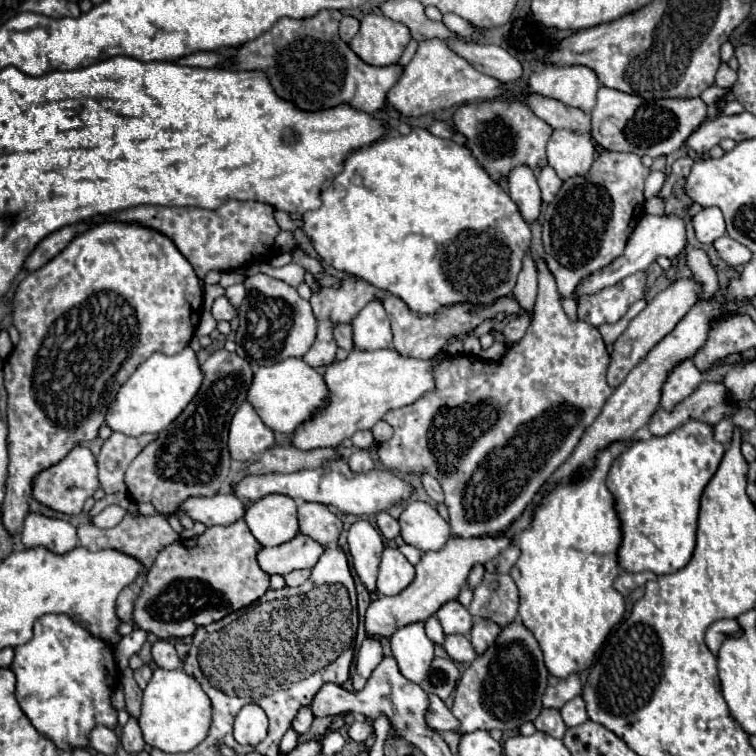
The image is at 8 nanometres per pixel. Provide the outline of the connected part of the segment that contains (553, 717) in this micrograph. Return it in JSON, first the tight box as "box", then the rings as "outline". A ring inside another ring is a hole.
{"box":[535,710,567,738],"outline":[[[543,710],[535,720],[535,728],[539,732],[545,732],[545,734],[553,736],[553,738],[561,738],[565,734],[565,730],[567,730],[559,710]]]}

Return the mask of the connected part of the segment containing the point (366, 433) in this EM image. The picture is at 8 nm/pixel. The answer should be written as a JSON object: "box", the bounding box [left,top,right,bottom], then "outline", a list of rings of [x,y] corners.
{"box":[351,430,375,450],"outline":[[[361,430],[361,432],[355,432],[353,438],[351,438],[353,446],[355,448],[363,448],[363,450],[369,450],[375,446],[375,438],[371,434],[371,430]]]}

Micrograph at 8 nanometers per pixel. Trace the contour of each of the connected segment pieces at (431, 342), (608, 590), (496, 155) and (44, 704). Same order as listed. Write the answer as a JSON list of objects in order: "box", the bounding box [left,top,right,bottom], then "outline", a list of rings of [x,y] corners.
[{"box":[383,296,521,358],"outline":[[[385,296],[383,298],[383,306],[385,312],[389,314],[391,320],[391,328],[393,328],[393,348],[405,356],[405,358],[433,358],[435,354],[439,354],[447,340],[459,334],[469,332],[471,328],[479,326],[485,320],[491,320],[497,312],[507,312],[507,314],[517,314],[521,310],[521,306],[511,298],[501,298],[491,306],[473,306],[473,304],[455,304],[455,306],[445,306],[441,308],[437,314],[433,316],[419,316],[415,312],[411,312],[407,308],[407,304],[395,296]]]},{"box":[511,442,625,678],"outline":[[[615,442],[603,452],[599,452],[597,466],[587,478],[579,478],[567,486],[557,486],[537,506],[531,528],[513,534],[513,544],[521,548],[521,556],[511,572],[511,578],[519,588],[519,616],[523,626],[537,638],[543,650],[545,666],[555,678],[567,678],[573,672],[585,672],[591,666],[597,650],[605,642],[611,628],[619,624],[625,614],[625,600],[613,588],[613,582],[621,572],[617,564],[621,530],[619,518],[613,508],[613,496],[605,486],[609,466],[613,458],[623,452],[623,448],[623,442]]]},{"box":[453,96,553,182],"outline":[[[501,96],[485,102],[463,104],[453,114],[453,122],[455,128],[467,138],[467,150],[495,182],[507,178],[517,166],[529,166],[531,170],[547,166],[545,146],[553,134],[553,128],[547,122],[541,122],[541,118],[537,118],[529,106],[521,102],[521,98],[509,100]]]},{"box":[11,614,117,748],"outline":[[[45,614],[35,622],[35,634],[29,642],[15,648],[11,670],[17,676],[17,700],[31,720],[31,724],[59,748],[81,746],[87,748],[87,734],[93,726],[103,724],[109,728],[117,726],[117,710],[111,706],[111,692],[117,684],[117,664],[113,650],[107,642],[93,638],[85,628],[65,614]]]}]

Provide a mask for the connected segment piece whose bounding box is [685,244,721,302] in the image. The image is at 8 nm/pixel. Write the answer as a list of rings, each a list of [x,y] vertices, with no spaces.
[[[687,244],[685,246],[685,262],[687,262],[689,270],[693,272],[695,282],[701,286],[699,302],[705,302],[709,298],[715,298],[715,294],[721,290],[721,284],[717,280],[717,270],[711,264],[709,256],[703,250]]]

